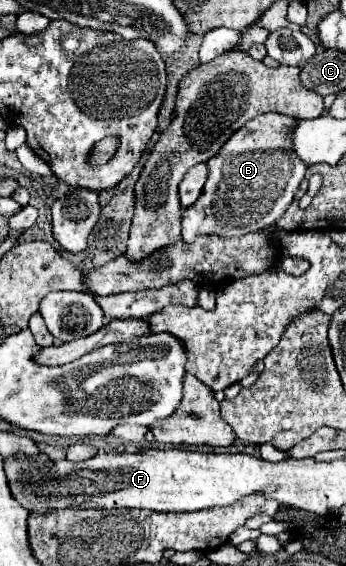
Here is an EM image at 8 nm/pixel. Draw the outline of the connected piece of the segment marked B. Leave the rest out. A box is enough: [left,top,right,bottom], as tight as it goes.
[182,114,306,244]

